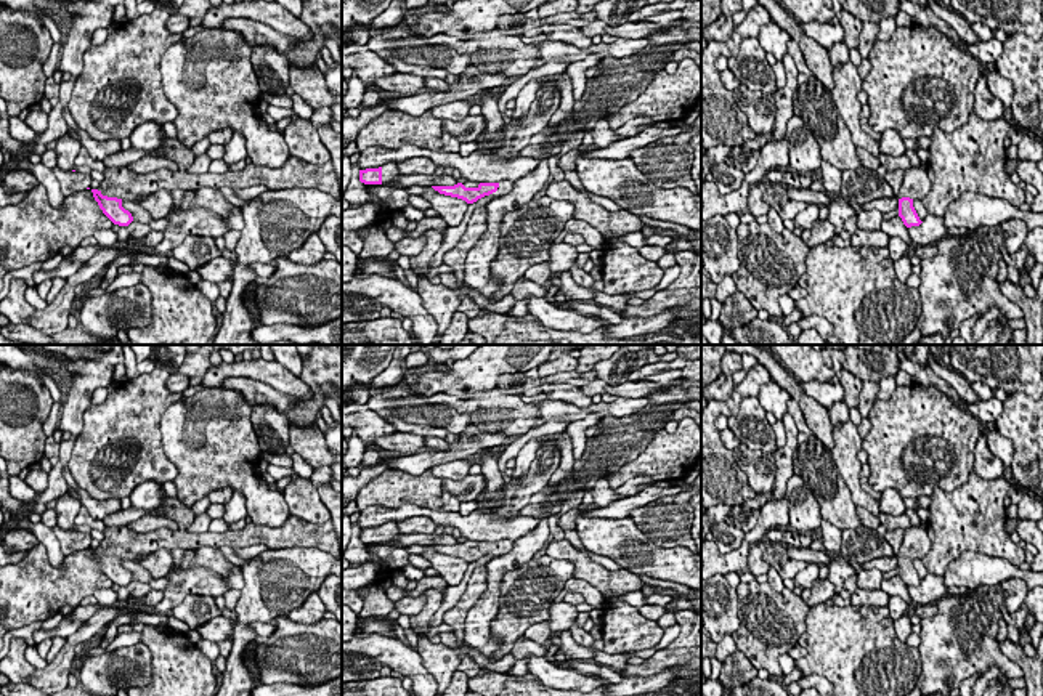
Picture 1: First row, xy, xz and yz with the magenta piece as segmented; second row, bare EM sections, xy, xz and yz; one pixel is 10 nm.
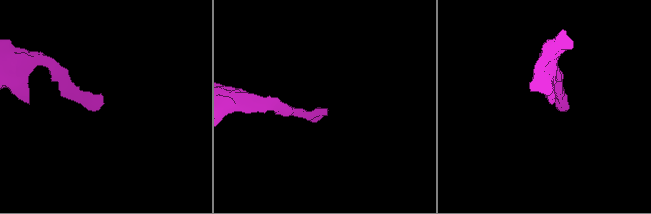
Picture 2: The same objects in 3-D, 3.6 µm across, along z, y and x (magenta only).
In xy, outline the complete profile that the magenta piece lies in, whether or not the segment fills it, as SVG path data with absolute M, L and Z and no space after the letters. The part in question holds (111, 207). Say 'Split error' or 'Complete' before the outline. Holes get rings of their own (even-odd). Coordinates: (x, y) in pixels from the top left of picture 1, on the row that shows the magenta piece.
Split error. M294 156L279 168L247 164L242 170L229 170L221 175L210 172L193 175L188 170L170 172L167 168L140 175L127 167L106 167L103 173L104 180L91 192L103 213L119 226L128 226L133 221L132 213L122 207L124 200L135 202L160 189L197 191L201 188L265 186L270 191L319 189L334 199L339 199L340 194L339 178L331 160L316 165Z

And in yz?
Split error. M911 167L905 172L903 181L899 191L899 216L907 228L919 226L919 220L913 202L923 200L931 189L931 180L927 176L926 167Z

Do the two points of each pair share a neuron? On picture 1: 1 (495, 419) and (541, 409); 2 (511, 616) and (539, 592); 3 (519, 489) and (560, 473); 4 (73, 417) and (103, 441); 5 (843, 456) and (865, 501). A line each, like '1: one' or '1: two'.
1: one
2: one
3: two
4: two
5: one

